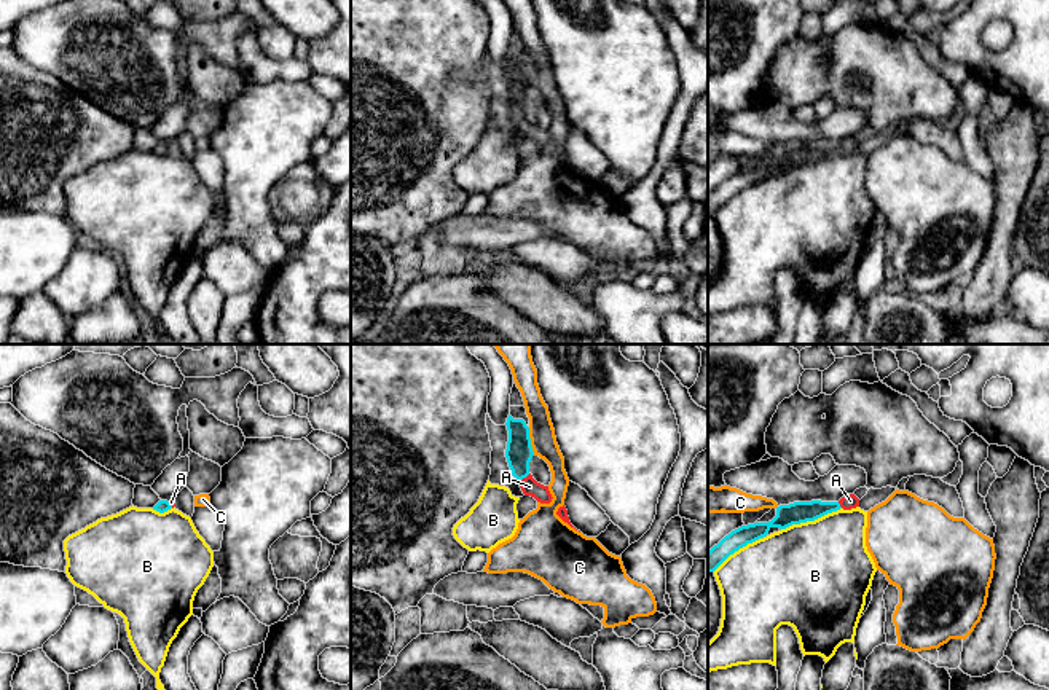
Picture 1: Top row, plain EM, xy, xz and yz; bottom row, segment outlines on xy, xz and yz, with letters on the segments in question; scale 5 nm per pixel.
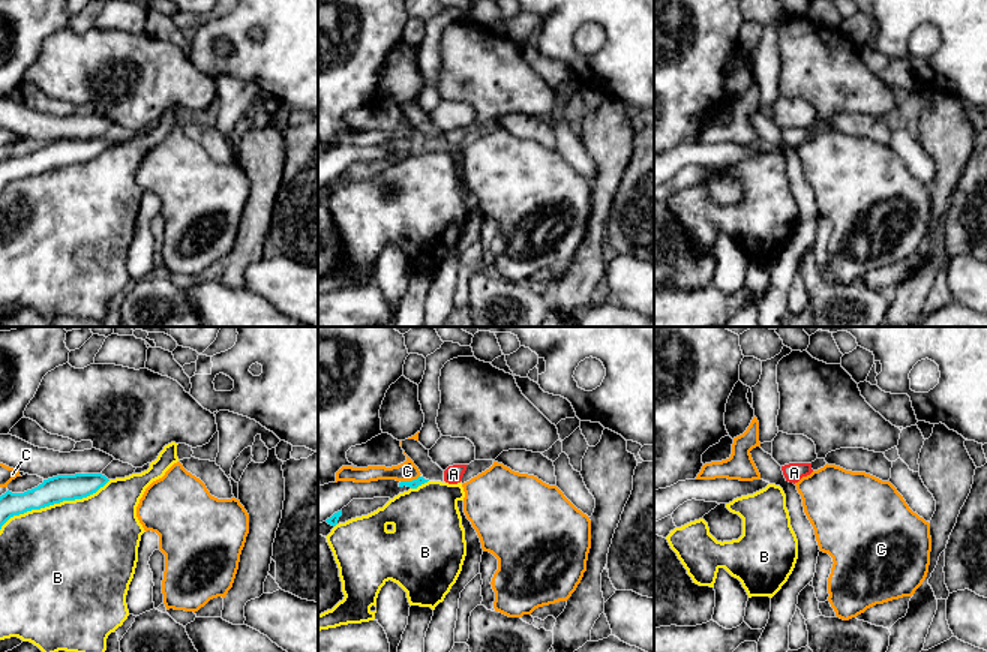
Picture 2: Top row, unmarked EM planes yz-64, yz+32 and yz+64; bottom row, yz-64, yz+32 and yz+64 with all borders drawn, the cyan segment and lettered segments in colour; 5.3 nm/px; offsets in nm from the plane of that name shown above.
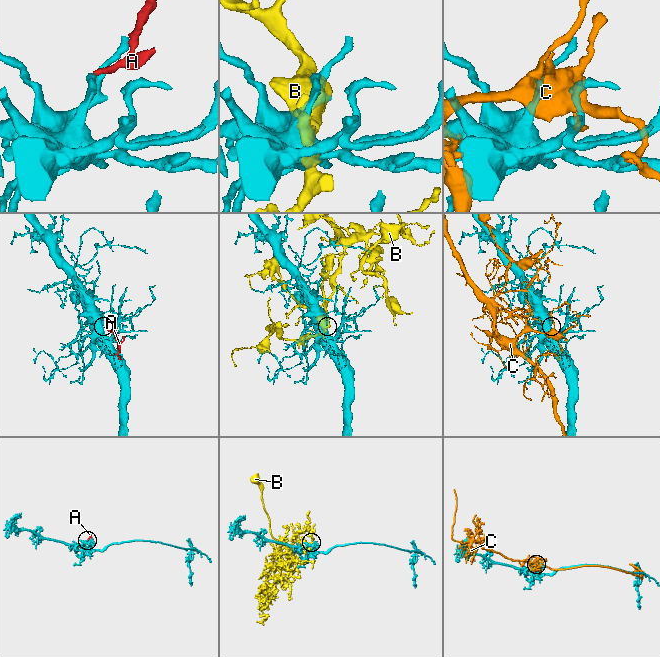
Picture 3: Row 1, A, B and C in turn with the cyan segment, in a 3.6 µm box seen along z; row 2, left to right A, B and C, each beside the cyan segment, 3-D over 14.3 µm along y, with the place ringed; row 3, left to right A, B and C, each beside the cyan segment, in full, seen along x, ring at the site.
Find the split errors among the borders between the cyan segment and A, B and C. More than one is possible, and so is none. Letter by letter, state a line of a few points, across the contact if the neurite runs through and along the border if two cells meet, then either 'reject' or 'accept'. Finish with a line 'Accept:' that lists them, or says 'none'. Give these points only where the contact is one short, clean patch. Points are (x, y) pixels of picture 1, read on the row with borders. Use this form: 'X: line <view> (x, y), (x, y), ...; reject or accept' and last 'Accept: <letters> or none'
A: line xz (518, 453), (520, 470), (525, 477), (530, 486); accept
B: reject
C: reject
Accept: A

